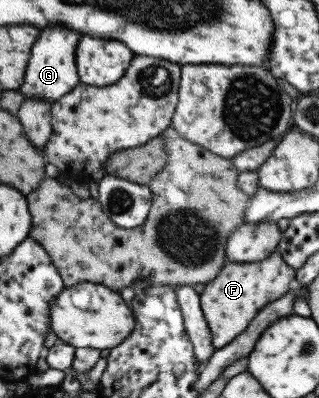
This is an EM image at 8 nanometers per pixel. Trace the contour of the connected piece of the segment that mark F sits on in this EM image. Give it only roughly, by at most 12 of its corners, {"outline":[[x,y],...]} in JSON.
{"outline":[[277,250],[225,263],[199,294],[220,349],[289,290]]}

